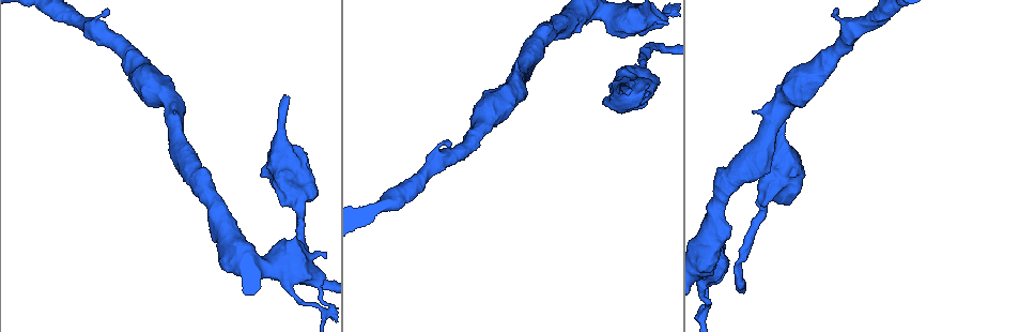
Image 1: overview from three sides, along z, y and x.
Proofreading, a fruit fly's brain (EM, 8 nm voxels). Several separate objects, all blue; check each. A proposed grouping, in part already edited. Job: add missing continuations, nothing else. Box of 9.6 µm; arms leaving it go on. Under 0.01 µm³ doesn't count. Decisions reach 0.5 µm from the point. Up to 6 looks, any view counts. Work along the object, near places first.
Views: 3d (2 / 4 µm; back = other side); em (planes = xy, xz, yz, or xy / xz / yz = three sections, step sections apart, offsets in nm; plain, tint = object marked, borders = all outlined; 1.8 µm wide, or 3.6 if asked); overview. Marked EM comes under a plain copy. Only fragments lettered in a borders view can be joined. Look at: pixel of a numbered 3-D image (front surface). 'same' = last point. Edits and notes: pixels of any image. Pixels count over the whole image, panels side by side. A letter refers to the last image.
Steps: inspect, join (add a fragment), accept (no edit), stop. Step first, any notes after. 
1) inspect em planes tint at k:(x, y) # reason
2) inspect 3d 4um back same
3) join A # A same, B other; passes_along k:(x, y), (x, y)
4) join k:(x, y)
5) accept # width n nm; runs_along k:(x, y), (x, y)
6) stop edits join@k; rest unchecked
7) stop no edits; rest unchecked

inspect em 3.6um planes borders at 1:(654, 75) # thick end

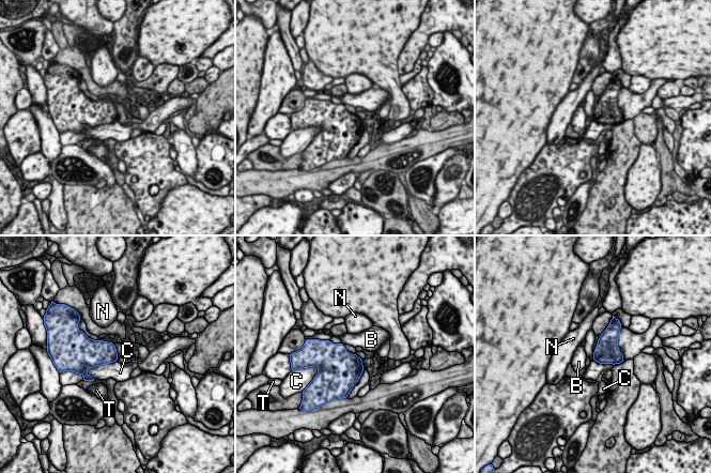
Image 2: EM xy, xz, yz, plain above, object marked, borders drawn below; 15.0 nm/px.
accept # width 320 nm; B other, C other, N other, T other; border 2:(116, 360), (89, 367), (86, 372); none of them fits

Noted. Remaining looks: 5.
inspect em planes borders at 1:(324, 313)

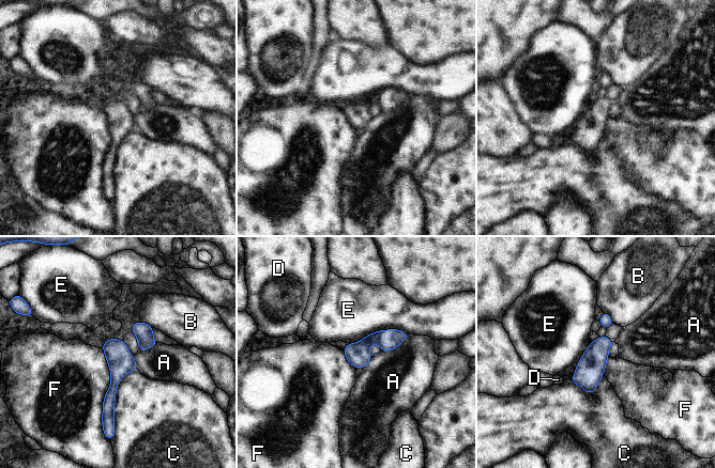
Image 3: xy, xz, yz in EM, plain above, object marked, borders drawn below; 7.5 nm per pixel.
accept # width 170 nm; A other, B other, C other, D other, E other, F other; runs_along 3:(113, 341), (111, 420); none of them fits

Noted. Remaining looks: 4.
inspect 3d 4um at 1:(282, 96) # free end

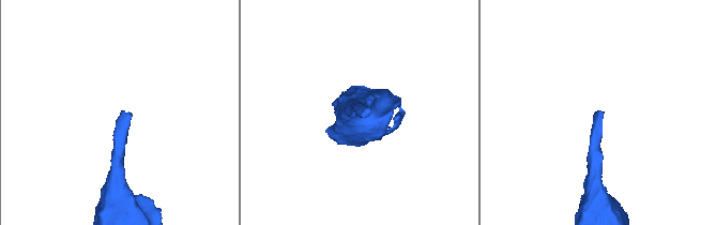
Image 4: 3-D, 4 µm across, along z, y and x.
inspect em planes tint at 4:(364, 115) # shape alone is not enough

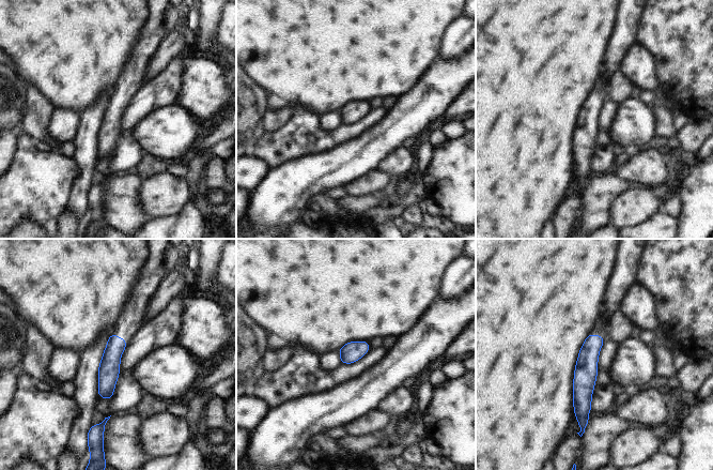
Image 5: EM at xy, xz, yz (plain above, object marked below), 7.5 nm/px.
inspect em planes borders same # see the neighbours

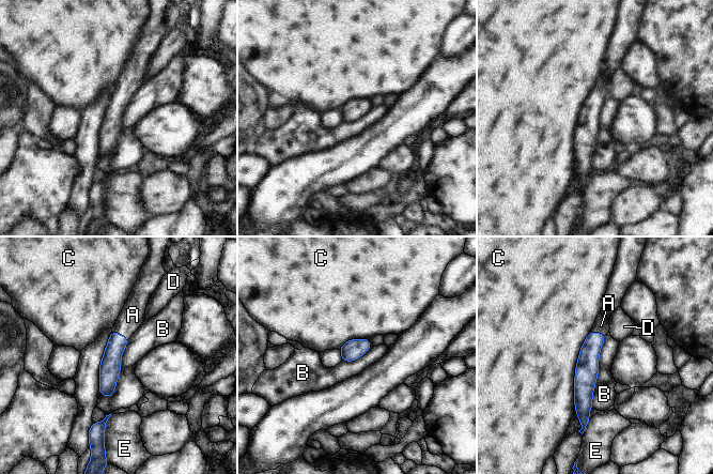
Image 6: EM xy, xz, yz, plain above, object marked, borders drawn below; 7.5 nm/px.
join A # A same, B other, C other, D other, E other; passes_along 6:(110, 366), (120, 335), (133, 315); the cell continues

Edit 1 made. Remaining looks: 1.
stop edits join@6; rest unchecked

